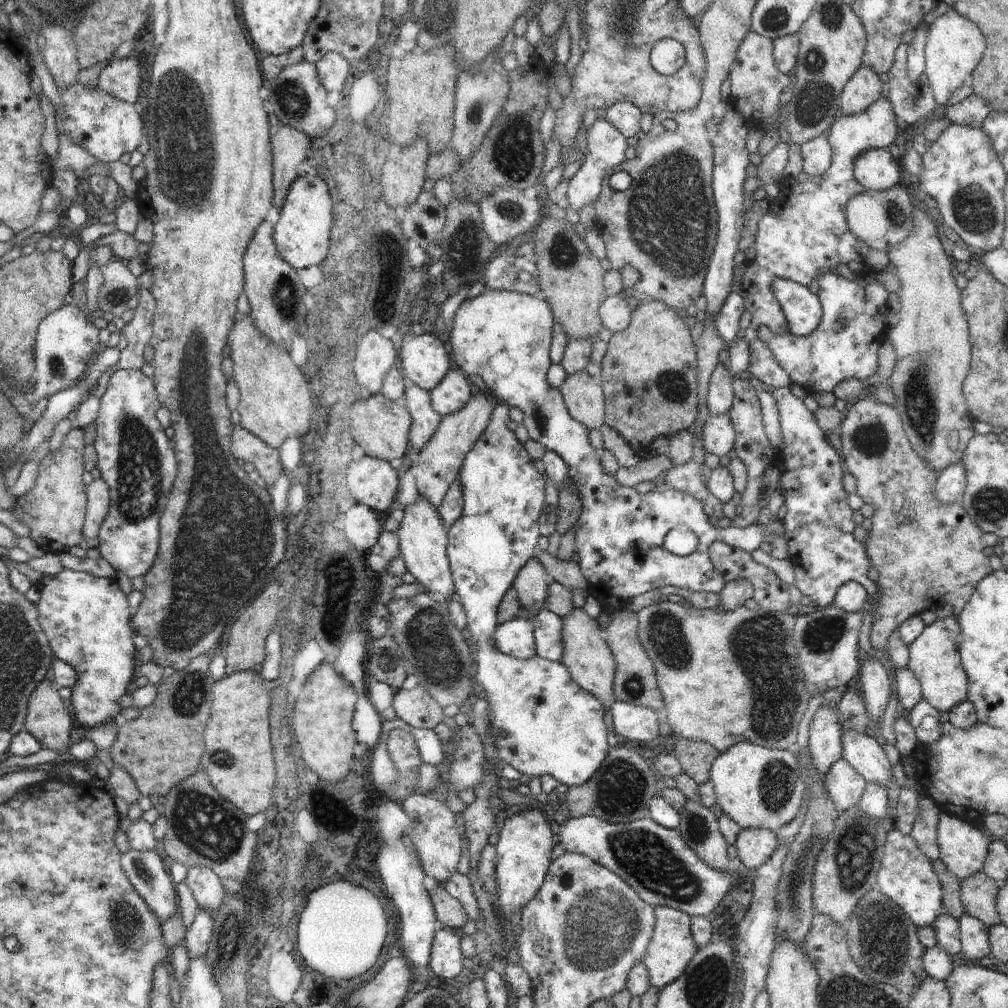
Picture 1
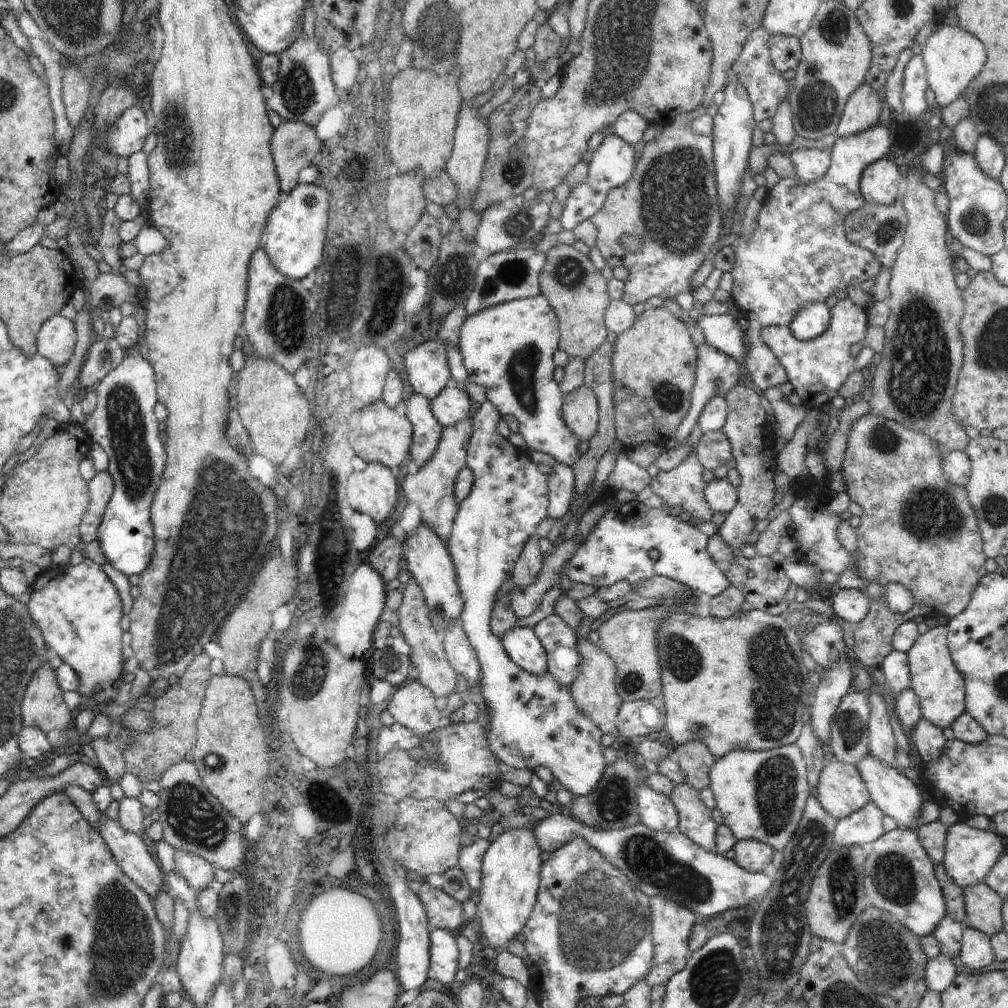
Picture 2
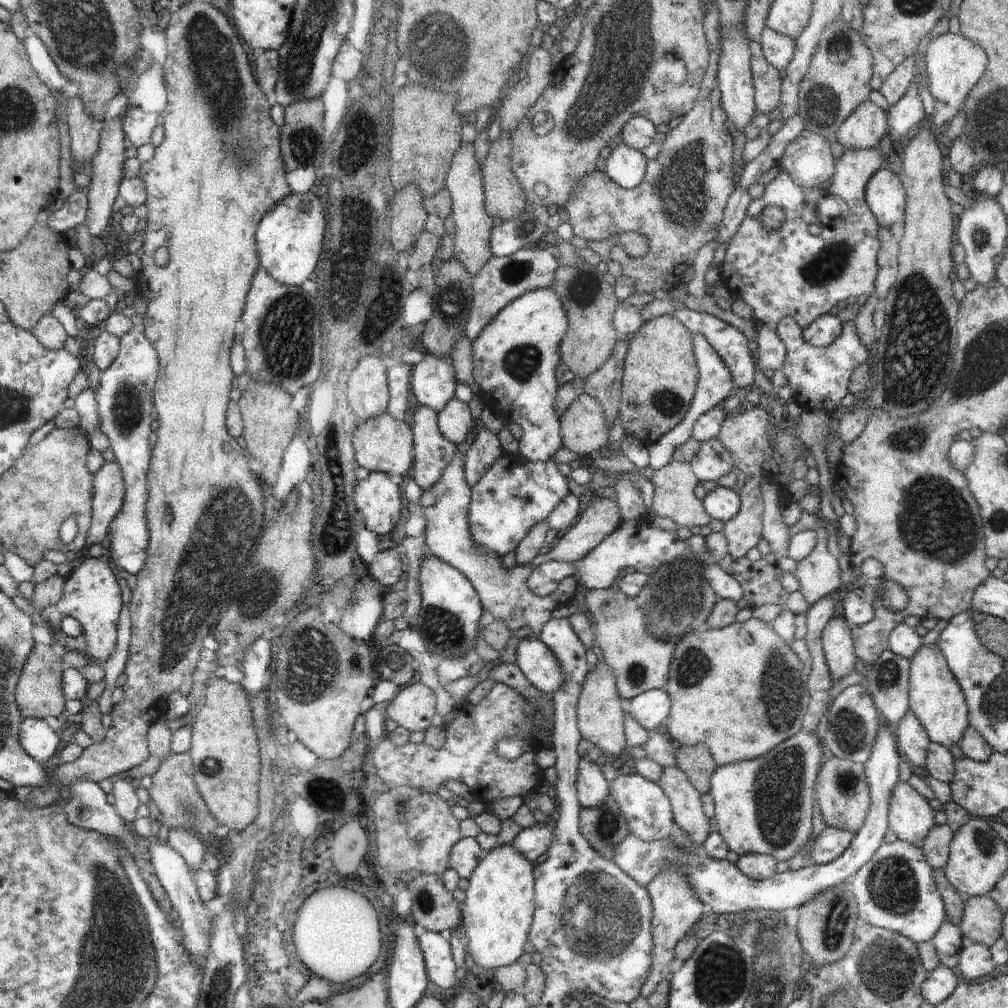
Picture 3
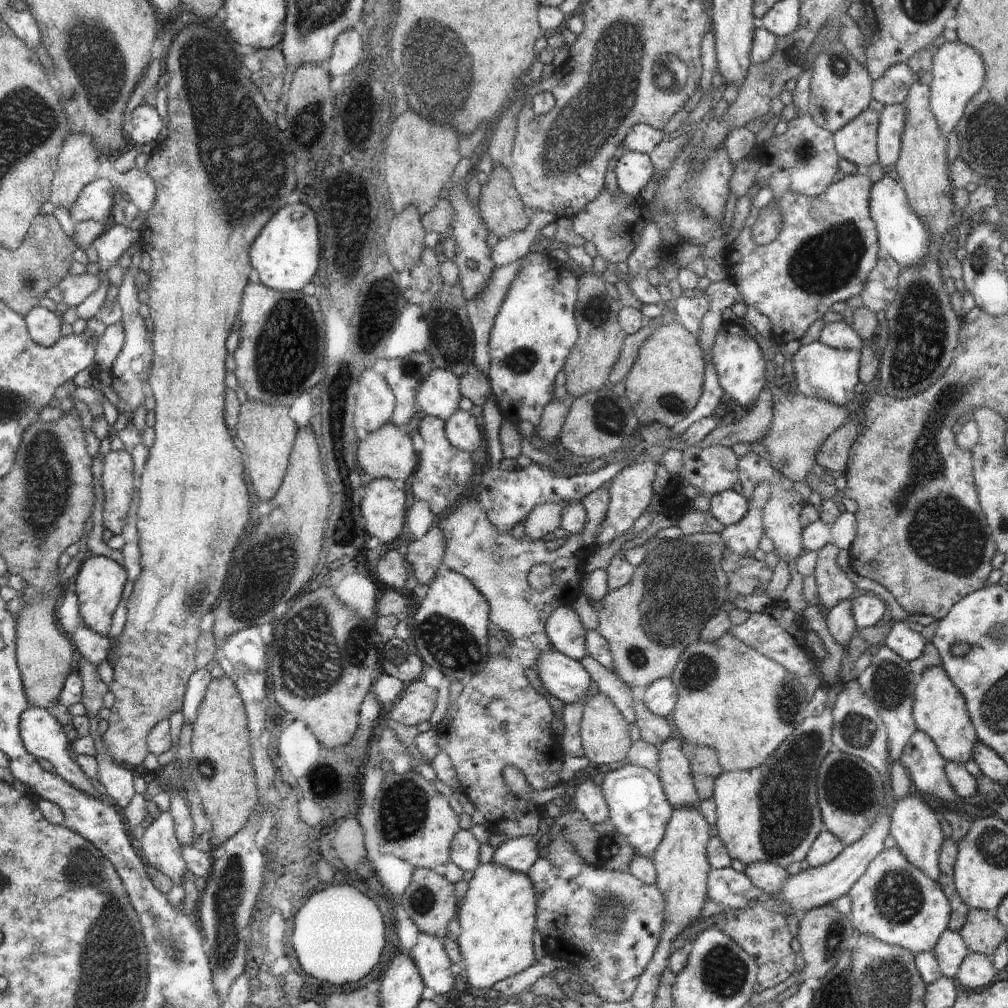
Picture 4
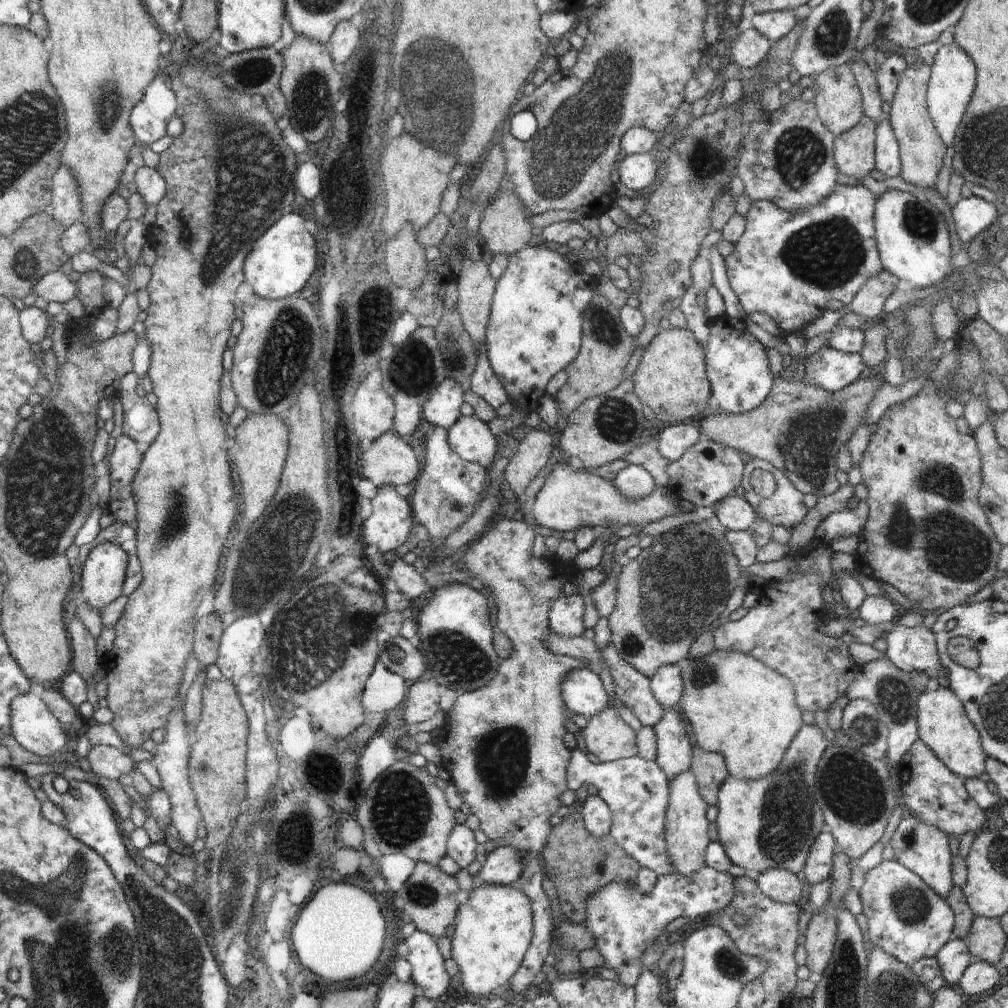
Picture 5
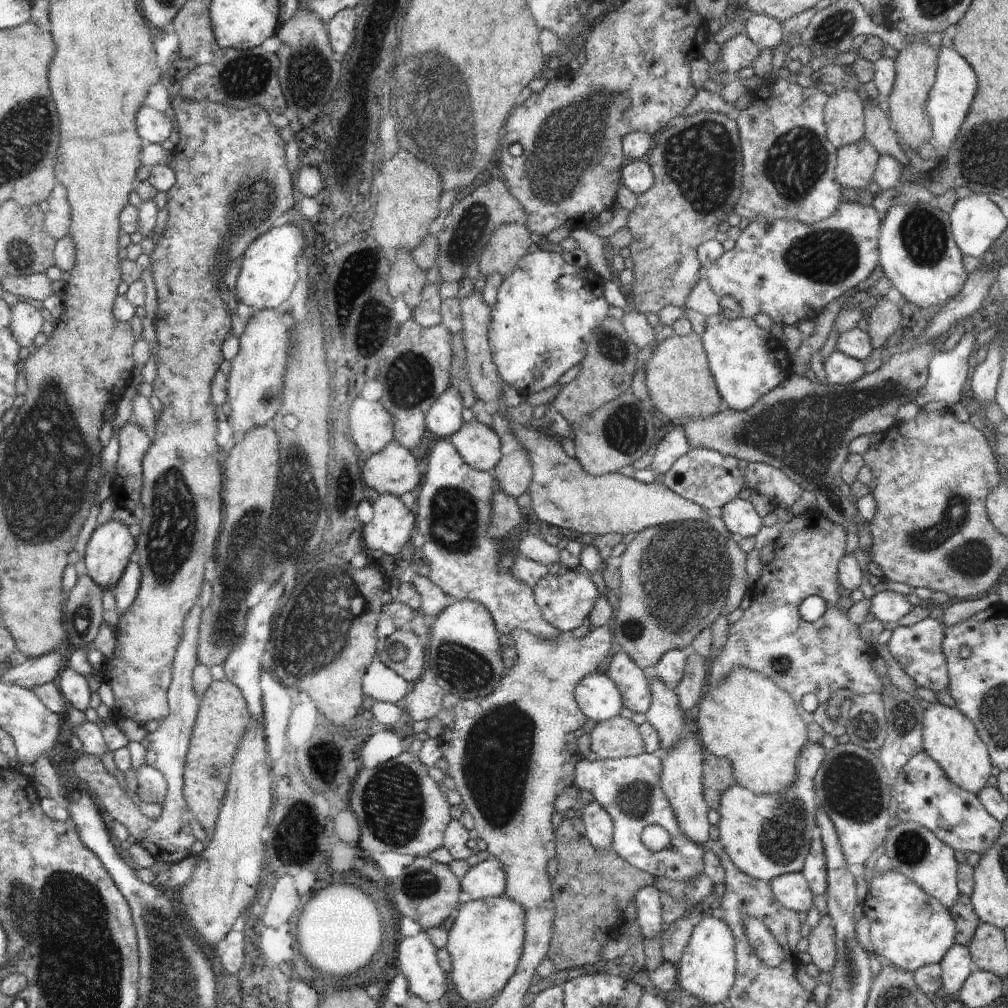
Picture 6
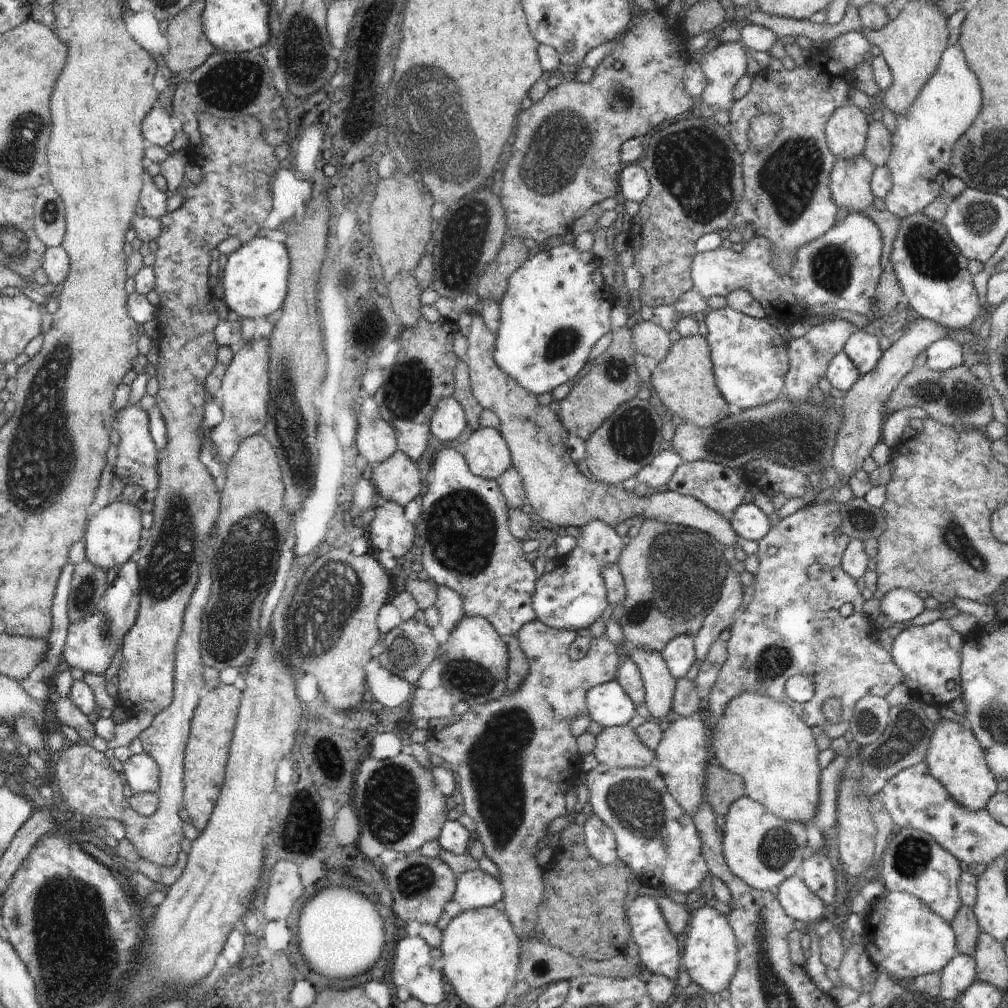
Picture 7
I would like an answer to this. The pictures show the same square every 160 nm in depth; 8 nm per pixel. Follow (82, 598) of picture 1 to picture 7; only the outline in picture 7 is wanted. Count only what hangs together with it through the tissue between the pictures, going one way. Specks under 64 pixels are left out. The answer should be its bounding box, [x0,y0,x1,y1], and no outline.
[82,500,142,572]

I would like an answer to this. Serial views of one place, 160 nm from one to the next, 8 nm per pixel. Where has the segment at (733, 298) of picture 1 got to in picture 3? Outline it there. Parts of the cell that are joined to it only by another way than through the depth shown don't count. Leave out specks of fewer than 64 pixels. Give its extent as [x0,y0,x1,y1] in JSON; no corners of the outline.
[670,306,757,393]

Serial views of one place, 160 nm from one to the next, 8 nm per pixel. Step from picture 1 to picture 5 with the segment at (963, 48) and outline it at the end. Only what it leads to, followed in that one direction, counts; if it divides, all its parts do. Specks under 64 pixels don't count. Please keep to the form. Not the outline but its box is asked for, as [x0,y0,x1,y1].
[927,42,977,147]

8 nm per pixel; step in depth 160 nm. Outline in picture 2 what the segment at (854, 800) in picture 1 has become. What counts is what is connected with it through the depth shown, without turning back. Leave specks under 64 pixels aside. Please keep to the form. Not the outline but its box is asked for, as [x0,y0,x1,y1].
[815,758,871,821]

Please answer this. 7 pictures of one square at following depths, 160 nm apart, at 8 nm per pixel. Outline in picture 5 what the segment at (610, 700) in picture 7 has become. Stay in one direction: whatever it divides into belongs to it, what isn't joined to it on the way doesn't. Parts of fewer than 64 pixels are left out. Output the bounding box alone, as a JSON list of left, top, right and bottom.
[560,667,610,718]

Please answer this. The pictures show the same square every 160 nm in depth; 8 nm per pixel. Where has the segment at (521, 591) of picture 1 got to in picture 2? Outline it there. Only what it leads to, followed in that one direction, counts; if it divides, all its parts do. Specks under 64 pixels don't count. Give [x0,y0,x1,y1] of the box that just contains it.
[511,536,546,588]

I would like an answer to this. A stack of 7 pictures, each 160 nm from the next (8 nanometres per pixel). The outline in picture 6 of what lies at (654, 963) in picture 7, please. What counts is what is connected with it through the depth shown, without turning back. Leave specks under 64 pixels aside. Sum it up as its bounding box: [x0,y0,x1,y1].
[634,884,662,939]

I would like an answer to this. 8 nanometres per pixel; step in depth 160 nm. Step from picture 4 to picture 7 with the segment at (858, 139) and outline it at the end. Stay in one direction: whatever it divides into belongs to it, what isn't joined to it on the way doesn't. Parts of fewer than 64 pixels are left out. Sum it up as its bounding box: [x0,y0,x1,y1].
[829,156,875,213]

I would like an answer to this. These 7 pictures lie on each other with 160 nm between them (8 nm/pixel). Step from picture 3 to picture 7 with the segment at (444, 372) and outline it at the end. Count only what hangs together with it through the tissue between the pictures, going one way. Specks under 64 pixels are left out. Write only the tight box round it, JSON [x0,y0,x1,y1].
[430,396,466,445]

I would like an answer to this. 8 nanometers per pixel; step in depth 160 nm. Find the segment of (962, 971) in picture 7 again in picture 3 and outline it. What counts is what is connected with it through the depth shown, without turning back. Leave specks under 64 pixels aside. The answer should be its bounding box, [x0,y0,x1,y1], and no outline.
[930,922,962,969]

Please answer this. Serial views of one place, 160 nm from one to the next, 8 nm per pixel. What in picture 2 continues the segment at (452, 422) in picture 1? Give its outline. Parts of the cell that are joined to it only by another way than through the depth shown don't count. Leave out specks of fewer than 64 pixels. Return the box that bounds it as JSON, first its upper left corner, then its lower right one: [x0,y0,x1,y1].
[401,419,472,542]

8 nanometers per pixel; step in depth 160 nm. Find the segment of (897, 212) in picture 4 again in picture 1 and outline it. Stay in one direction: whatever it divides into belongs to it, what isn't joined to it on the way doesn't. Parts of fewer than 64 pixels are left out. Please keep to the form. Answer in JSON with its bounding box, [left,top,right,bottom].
[853,149,900,191]

